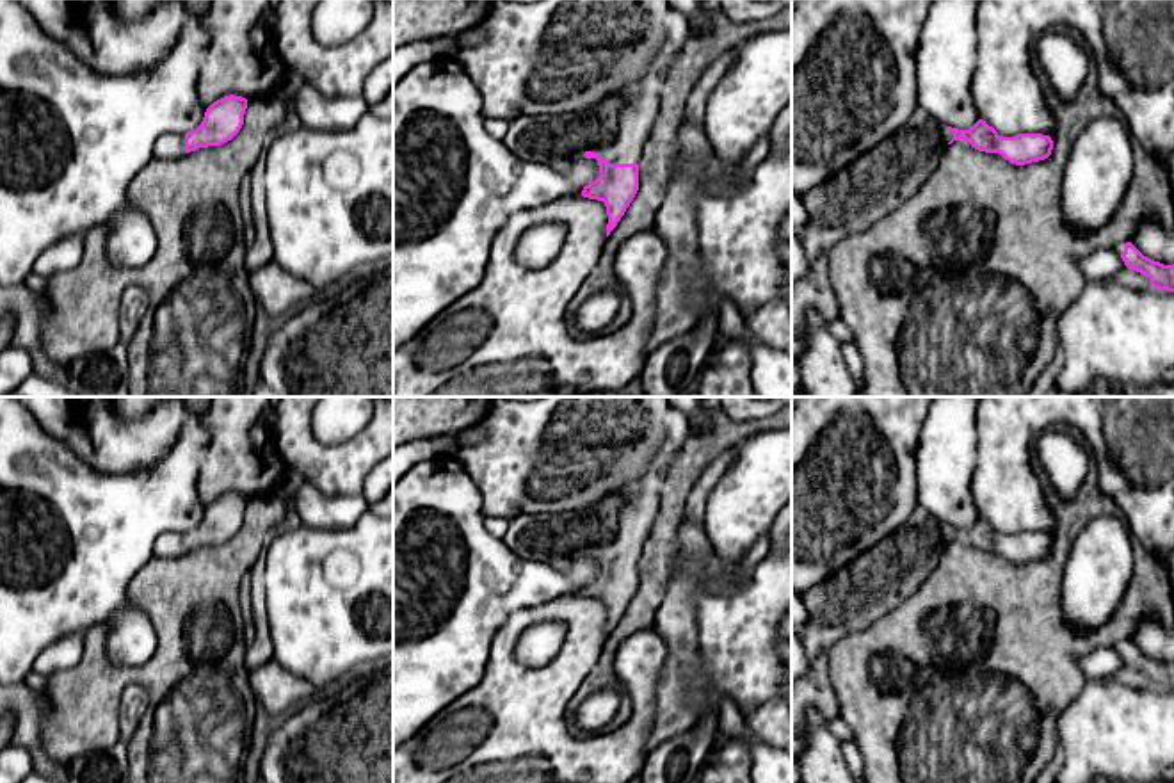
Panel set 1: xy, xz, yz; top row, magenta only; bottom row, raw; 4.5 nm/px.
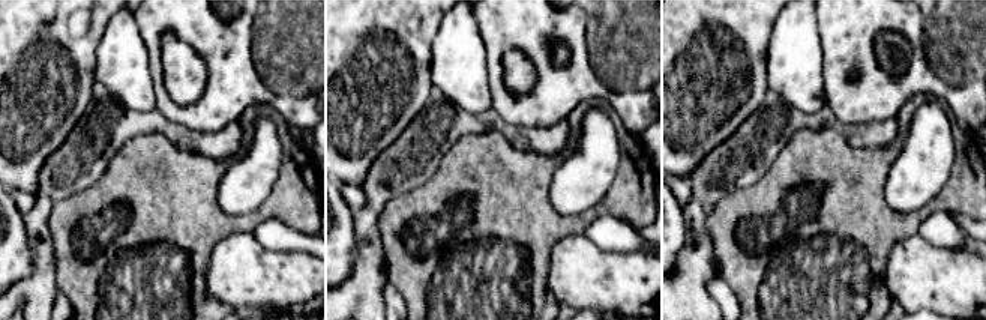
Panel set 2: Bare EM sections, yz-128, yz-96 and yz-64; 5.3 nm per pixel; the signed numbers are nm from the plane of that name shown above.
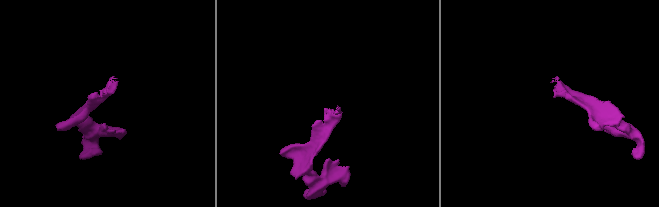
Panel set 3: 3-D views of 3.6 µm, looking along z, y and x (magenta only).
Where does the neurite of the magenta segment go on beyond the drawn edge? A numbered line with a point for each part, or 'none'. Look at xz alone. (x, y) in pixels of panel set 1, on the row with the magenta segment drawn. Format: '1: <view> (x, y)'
1: xz (616, 130)

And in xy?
1: xy (168, 146)

